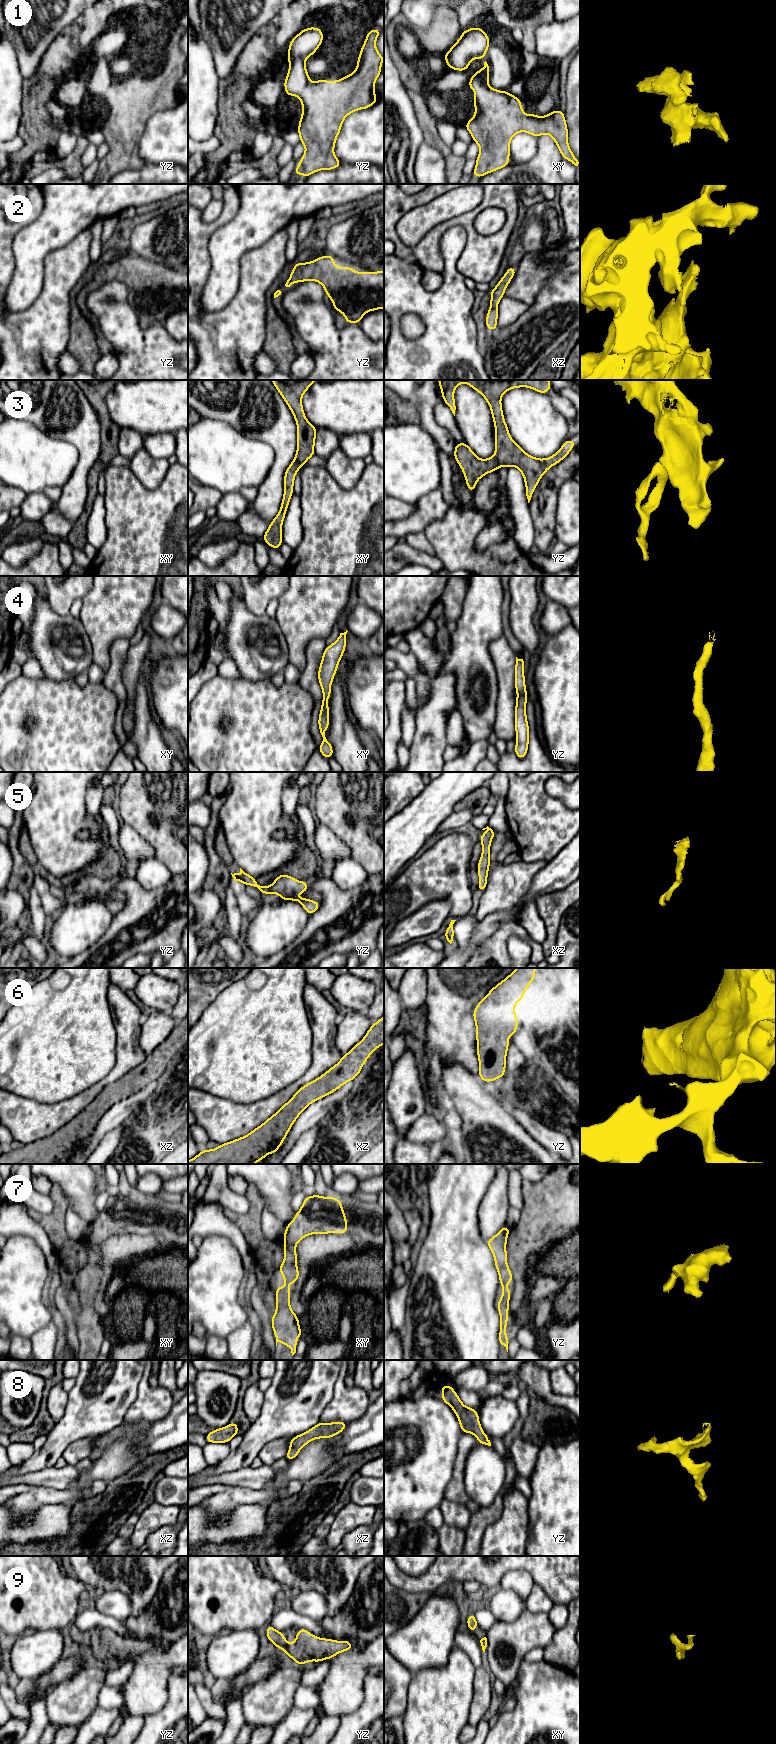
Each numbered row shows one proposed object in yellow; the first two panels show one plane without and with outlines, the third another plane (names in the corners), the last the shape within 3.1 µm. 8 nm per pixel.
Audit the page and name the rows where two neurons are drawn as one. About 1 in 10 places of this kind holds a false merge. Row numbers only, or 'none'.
none

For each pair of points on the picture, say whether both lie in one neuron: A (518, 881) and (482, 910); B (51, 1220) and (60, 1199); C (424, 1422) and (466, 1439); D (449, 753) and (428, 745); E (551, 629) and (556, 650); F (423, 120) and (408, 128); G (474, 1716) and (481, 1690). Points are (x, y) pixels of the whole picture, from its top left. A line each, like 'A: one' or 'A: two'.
A: one
B: one
C: two
D: two
E: two
F: two
G: one

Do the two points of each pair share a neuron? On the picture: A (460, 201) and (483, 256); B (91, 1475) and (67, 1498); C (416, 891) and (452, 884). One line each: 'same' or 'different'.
A: different
B: same
C: same

